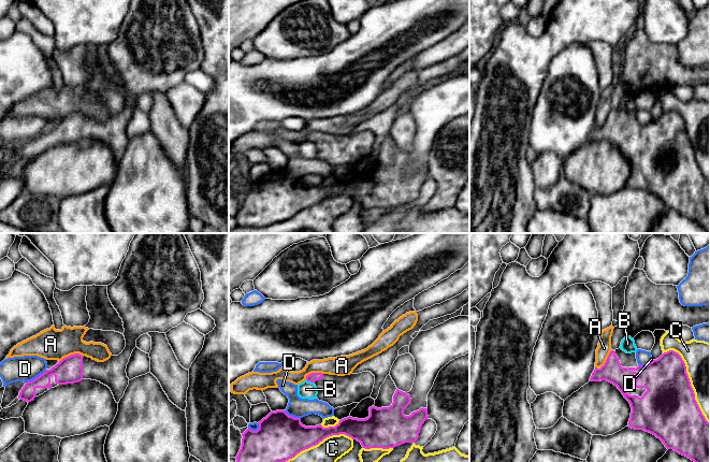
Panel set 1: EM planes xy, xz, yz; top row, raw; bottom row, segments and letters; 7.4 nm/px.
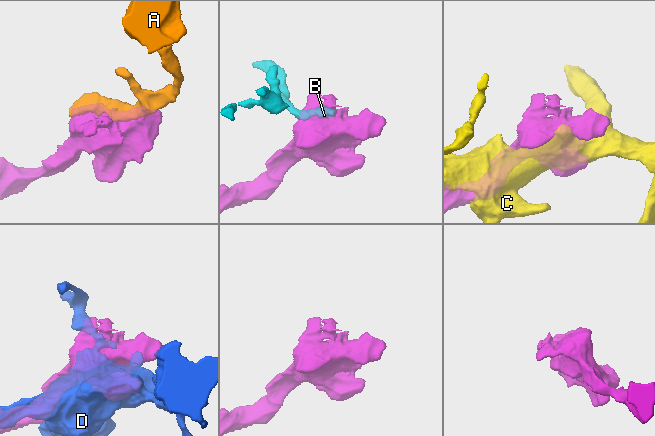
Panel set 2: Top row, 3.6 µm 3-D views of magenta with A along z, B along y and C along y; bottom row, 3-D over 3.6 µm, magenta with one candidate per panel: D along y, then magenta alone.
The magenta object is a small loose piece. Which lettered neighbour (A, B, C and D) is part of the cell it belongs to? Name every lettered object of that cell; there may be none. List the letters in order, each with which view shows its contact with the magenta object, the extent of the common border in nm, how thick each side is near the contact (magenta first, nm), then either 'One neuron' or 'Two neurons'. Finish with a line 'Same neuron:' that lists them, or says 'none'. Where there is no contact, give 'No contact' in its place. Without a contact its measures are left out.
A: Touches magenta in xy. Shared border 190 nm. Thickness 190 nm (magenta) against 240 nm. Two neurons
B: Touches magenta in xz. Shared border 60 nm. Thickness 70 nm (magenta) against 130 nm. Two neurons
C: Touches magenta in xz. Shared border 900 nm. Thickness 360 nm (magenta) against 360 nm. Two neurons
D: Touches magenta in xy. Shared border 190 nm. Thickness 190 nm (magenta) against 190 nm. Two neurons
Same neuron: none

